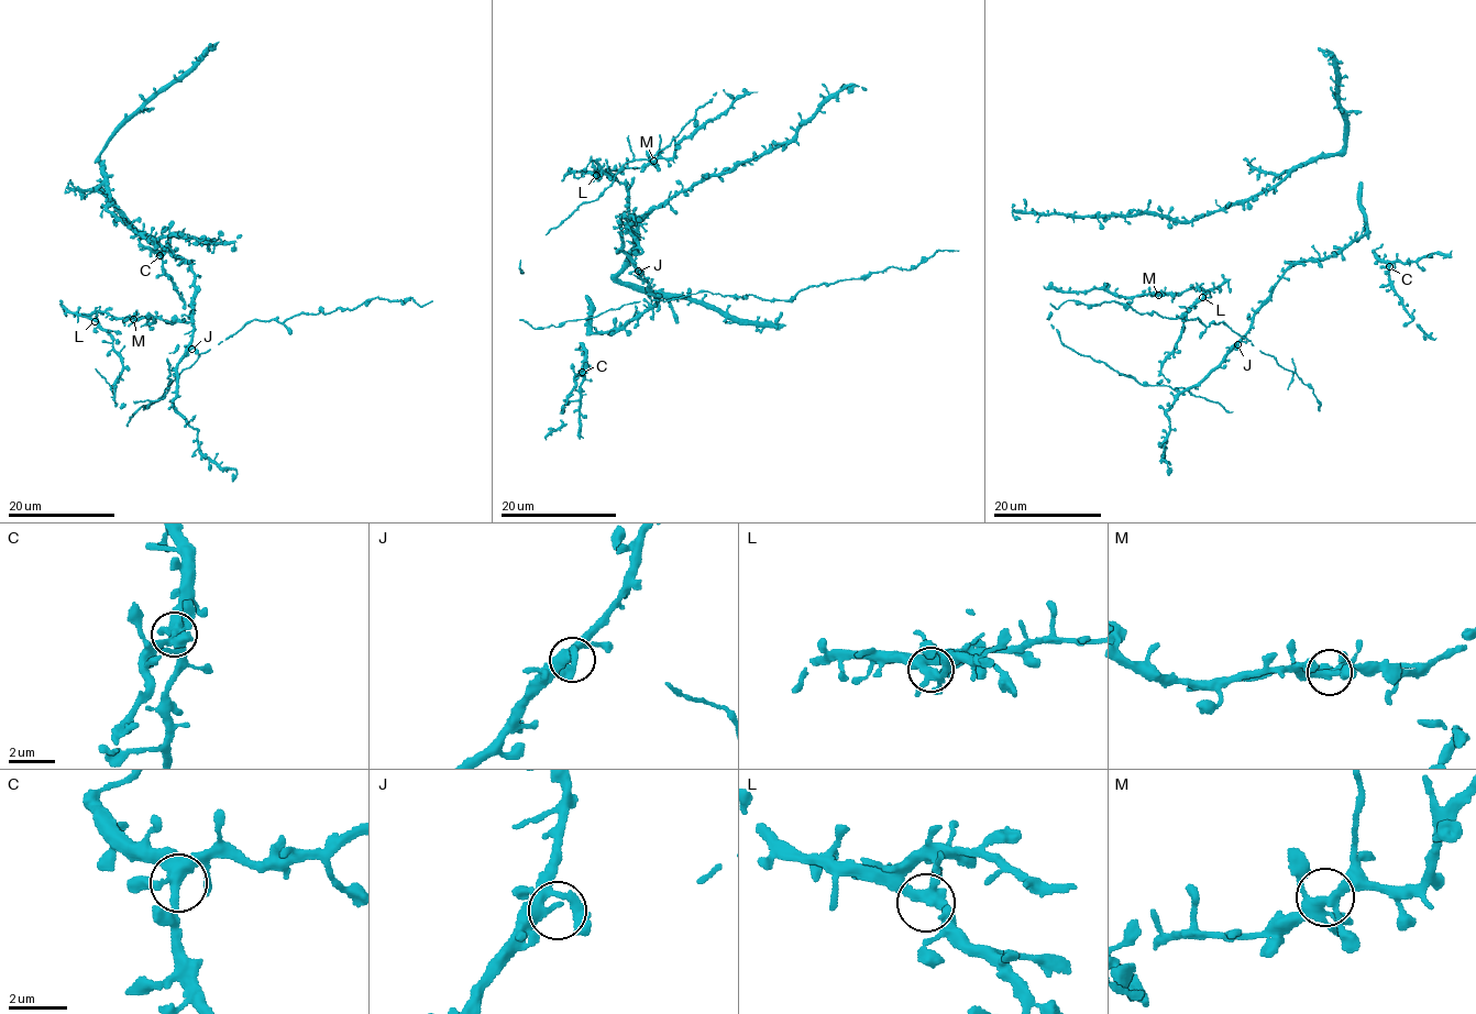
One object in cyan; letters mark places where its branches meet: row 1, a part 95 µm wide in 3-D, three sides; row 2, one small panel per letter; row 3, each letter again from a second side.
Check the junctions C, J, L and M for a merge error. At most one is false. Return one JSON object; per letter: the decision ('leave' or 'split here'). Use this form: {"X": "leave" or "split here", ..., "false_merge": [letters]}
{"C": "leave", "J": "leave", "L": "leave", "M": "leave", "false_merge": []}

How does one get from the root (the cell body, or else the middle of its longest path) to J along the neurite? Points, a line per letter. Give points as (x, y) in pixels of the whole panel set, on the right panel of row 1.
J: (1263, 306), (1237, 344)

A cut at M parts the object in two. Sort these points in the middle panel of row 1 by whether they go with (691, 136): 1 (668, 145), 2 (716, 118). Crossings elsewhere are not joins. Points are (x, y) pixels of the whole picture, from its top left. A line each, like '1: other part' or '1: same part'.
1: other part
2: same part

